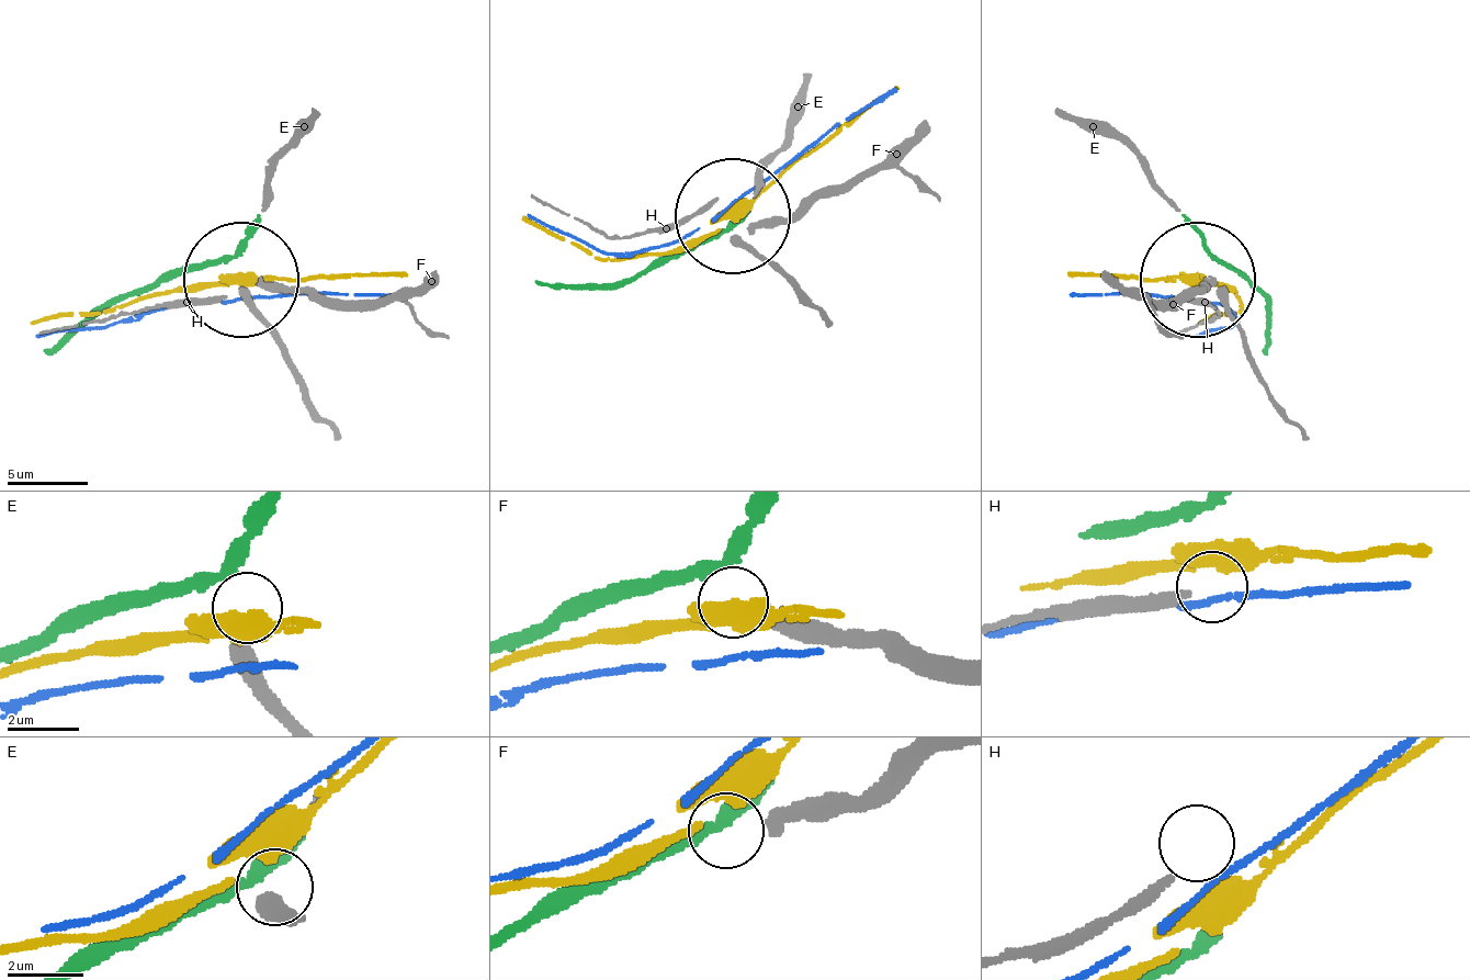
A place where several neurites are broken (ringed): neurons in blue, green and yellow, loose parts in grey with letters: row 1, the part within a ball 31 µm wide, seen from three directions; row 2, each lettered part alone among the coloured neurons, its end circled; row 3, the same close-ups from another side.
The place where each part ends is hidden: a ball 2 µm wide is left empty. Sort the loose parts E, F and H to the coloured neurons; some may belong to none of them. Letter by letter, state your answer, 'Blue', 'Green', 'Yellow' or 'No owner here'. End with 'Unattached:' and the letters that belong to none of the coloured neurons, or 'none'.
E: Green
F: No owner here
H: No owner here
Unattached: F, H

